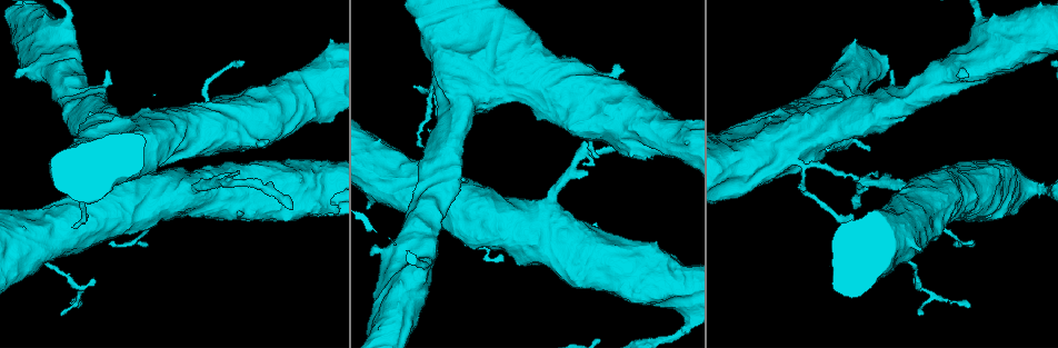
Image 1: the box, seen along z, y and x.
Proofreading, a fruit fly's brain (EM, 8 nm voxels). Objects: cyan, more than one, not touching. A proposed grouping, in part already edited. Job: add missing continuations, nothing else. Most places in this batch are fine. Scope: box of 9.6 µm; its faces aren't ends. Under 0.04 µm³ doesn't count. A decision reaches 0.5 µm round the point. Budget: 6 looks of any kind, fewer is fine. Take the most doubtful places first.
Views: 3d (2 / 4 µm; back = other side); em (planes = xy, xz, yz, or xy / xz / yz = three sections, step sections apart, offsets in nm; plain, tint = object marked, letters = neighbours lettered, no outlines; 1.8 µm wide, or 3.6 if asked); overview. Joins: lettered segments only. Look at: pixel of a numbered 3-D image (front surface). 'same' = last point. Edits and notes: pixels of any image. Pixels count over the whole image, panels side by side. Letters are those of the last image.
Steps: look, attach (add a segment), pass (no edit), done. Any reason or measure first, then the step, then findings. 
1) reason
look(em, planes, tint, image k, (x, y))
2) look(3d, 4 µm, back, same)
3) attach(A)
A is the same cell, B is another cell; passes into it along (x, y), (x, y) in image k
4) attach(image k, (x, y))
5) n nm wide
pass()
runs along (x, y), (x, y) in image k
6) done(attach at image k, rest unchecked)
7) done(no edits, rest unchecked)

thin end
look(3d, 2 µm, image 1, (423, 147))

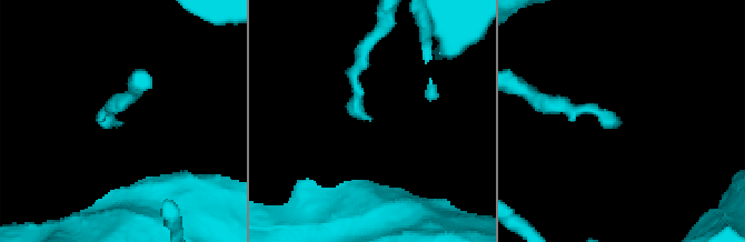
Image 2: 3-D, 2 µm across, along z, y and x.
look(em, planes, letters, image 2, (370, 121))

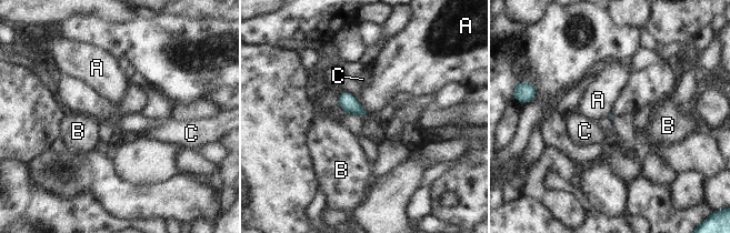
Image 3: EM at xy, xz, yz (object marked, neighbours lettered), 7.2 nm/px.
pass()
A, B and C are other cells; border along (360, 105), (367, 112) in image 3; no lettered segment goes on from it

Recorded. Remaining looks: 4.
thick end
look(3d, 4 µm, image 1, (367, 208))

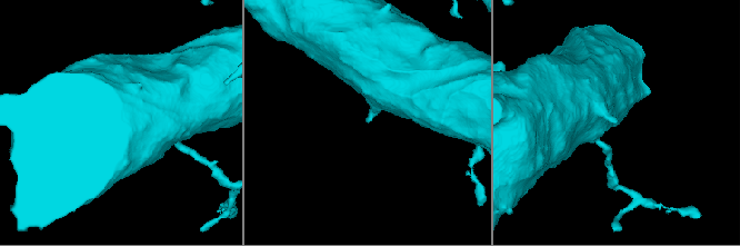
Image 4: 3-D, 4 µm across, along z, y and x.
look(em, planes, letters, image 4, (614, 120))

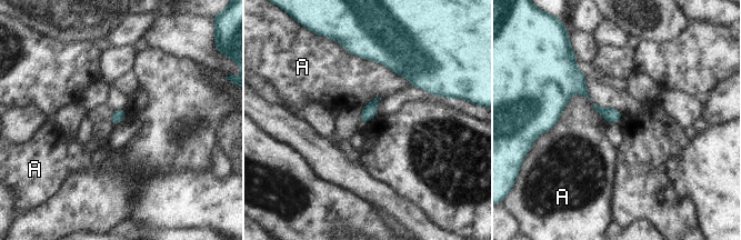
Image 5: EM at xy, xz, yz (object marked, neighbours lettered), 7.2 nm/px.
pass()
A is another cell; border along (607, 121), (572, 93), (541, 134) in image 5; no lettered segment goes on from it

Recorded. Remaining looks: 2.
look(3d, 4 µm, image 1, (893, 105))

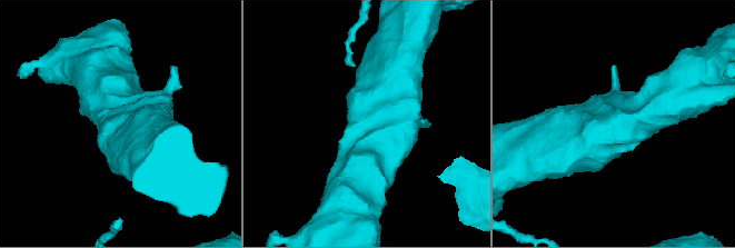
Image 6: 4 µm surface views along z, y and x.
look(em, 3.6 µm, planes, letters, image 6, (382, 122))

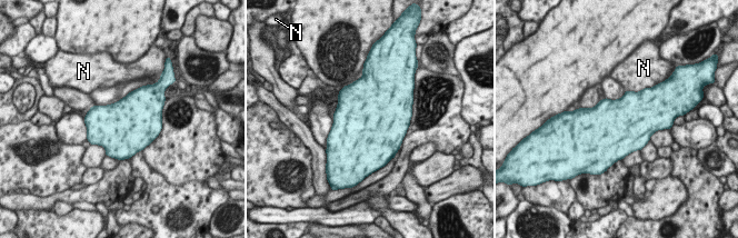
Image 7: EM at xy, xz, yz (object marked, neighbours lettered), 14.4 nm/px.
pass()
N is another cell; border along (644, 89), (638, 91), (626, 90) in image 7; none of them fits

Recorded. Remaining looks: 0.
done(no edits, rest unchecked)

